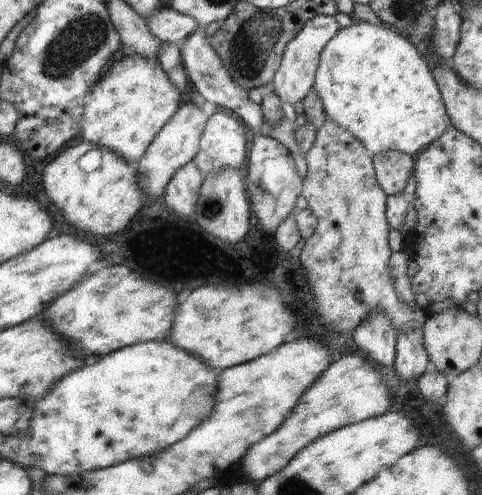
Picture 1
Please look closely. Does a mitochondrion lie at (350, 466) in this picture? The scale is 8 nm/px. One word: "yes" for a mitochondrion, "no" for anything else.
no

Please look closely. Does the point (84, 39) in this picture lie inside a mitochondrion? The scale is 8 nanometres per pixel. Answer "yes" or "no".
yes

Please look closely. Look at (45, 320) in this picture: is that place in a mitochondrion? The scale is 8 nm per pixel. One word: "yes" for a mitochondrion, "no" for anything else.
no

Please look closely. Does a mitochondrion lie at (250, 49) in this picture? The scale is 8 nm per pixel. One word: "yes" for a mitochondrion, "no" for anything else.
yes

